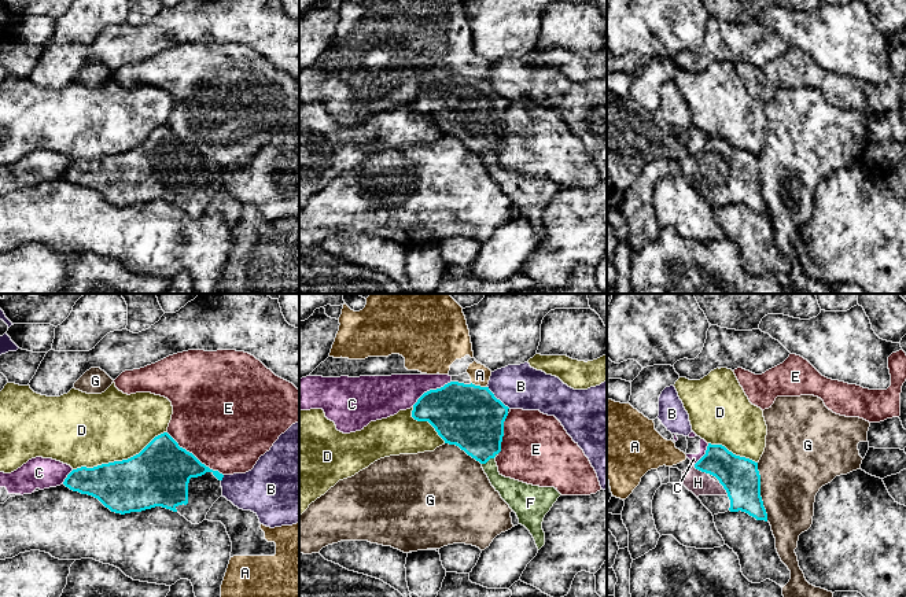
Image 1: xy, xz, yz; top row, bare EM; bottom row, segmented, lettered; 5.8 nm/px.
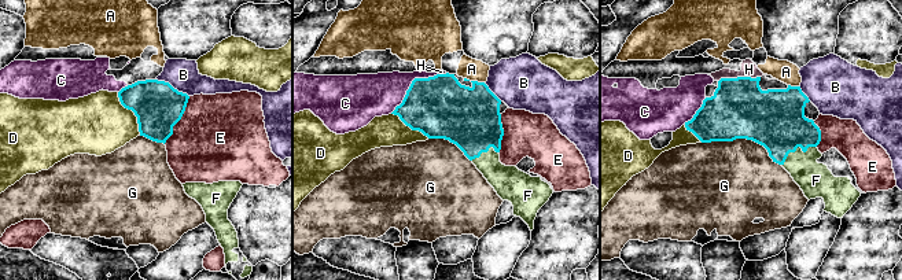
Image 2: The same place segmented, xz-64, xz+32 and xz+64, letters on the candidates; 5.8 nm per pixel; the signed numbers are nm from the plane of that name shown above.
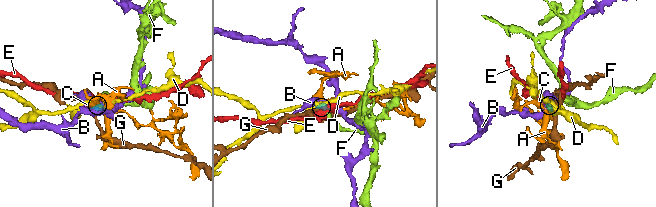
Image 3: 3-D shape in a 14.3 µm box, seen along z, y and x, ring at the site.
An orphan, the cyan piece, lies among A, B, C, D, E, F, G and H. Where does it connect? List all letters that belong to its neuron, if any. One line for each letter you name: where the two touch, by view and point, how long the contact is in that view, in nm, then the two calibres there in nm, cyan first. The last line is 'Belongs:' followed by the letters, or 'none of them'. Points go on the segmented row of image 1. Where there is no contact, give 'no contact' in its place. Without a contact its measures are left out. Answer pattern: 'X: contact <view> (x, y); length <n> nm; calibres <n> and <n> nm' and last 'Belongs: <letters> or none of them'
F: contact xz (489, 459); length 120 nm; calibres 360 and 150 nm
H: contact yz (700, 470); length 100 nm; calibres 220 and 140 nm
Belongs: F, H

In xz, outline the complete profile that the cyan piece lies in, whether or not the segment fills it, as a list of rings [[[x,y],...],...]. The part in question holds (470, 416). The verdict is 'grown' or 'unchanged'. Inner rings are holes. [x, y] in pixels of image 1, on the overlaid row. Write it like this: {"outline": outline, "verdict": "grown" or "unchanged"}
{"outline": [[[450,382],[441,388],[424,393],[413,405],[412,417],[417,421],[428,421],[445,443],[458,446],[482,464],[491,486],[516,513],[519,524],[530,531],[539,550],[545,545],[544,517],[561,494],[555,487],[527,484],[505,478],[498,472],[496,457],[501,452],[504,421],[508,416],[508,409],[494,397],[489,387]]], "verdict": "grown"}

